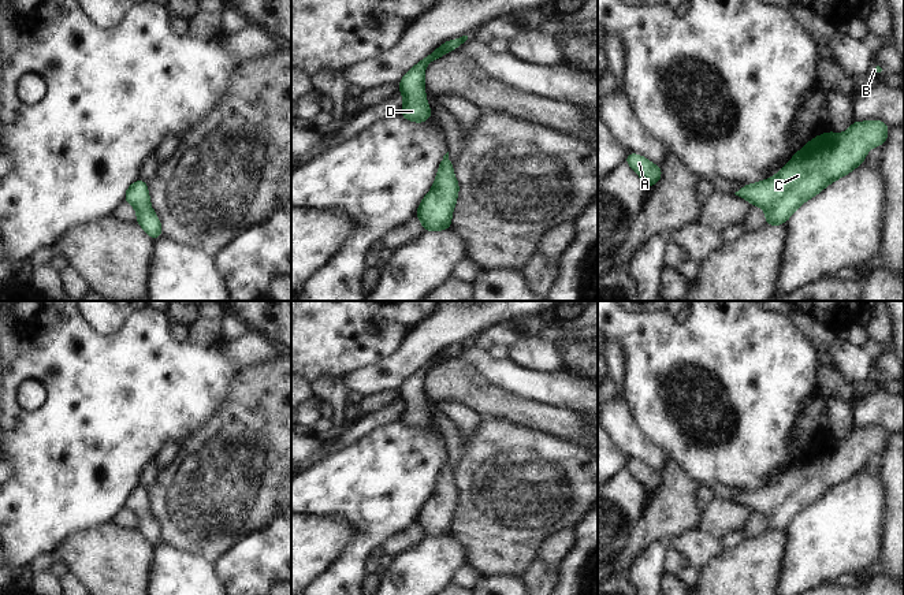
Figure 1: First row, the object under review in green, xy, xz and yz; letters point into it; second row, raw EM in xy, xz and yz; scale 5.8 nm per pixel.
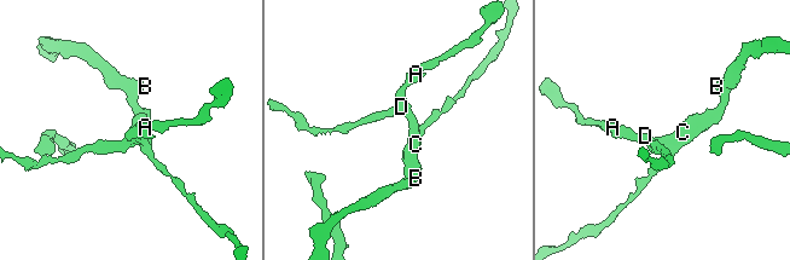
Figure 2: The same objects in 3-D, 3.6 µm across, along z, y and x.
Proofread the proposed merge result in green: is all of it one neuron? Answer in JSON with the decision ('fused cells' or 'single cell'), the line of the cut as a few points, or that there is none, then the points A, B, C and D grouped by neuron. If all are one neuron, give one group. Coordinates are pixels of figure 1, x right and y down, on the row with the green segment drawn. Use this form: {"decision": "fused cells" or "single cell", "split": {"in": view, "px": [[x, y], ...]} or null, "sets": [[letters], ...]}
{"decision": "single cell", "split": null, "sets": [["A", "B", "C", "D"]]}

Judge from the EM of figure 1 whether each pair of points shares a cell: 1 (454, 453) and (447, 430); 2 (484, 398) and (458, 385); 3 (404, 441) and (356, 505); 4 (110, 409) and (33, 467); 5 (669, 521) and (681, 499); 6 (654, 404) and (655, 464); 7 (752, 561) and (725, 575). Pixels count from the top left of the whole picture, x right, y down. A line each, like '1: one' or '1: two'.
1: one
2: one
3: one
4: one
5: one
6: two
7: one

